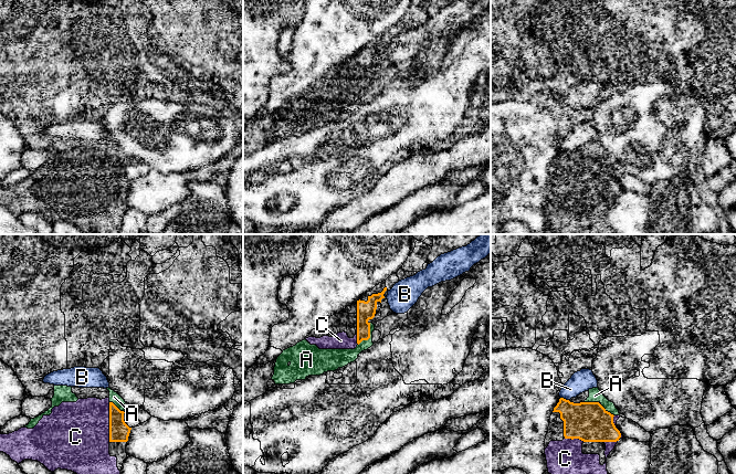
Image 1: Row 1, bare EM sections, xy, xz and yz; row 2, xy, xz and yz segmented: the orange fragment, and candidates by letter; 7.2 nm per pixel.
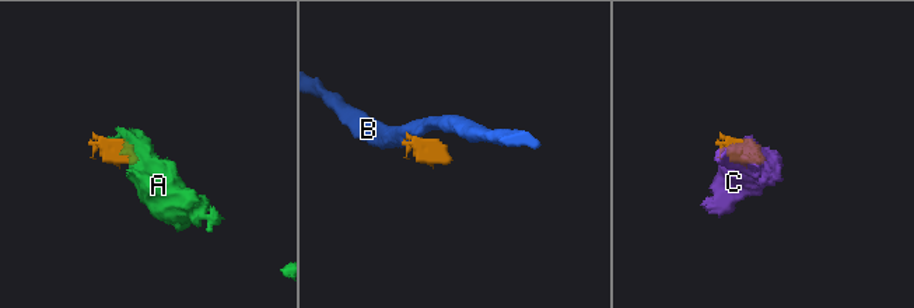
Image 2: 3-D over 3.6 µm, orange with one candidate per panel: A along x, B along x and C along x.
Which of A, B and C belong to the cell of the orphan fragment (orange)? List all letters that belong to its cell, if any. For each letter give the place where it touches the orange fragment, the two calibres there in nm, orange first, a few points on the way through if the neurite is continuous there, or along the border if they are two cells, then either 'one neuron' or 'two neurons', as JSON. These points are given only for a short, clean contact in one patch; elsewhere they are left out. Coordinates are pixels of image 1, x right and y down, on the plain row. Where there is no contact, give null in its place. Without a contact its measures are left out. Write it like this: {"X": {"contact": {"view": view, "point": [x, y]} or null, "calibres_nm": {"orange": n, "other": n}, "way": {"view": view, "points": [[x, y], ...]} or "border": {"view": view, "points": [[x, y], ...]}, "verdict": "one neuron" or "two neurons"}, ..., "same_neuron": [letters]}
{"A": {"contact": {"view": "xz", "point": [369, 88]}, "calibres_nm": {"orange": 140, "other": 120}, "verdict": "one neuron"}, "B": {"contact": {"view": "yz", "point": [565, 151]}, "calibres_nm": {"orange": 280, "other": 160}, "border": {"view": "yz", "points": [[560, 149], [568, 153]]}, "verdict": "two neurons"}, "C": {"contact": {"view": "xy", "point": [109, 175]}, "calibres_nm": {"orange": 150, "other": 460}, "verdict": "one neuron"}, "same_neuron": ["A", "C"]}

